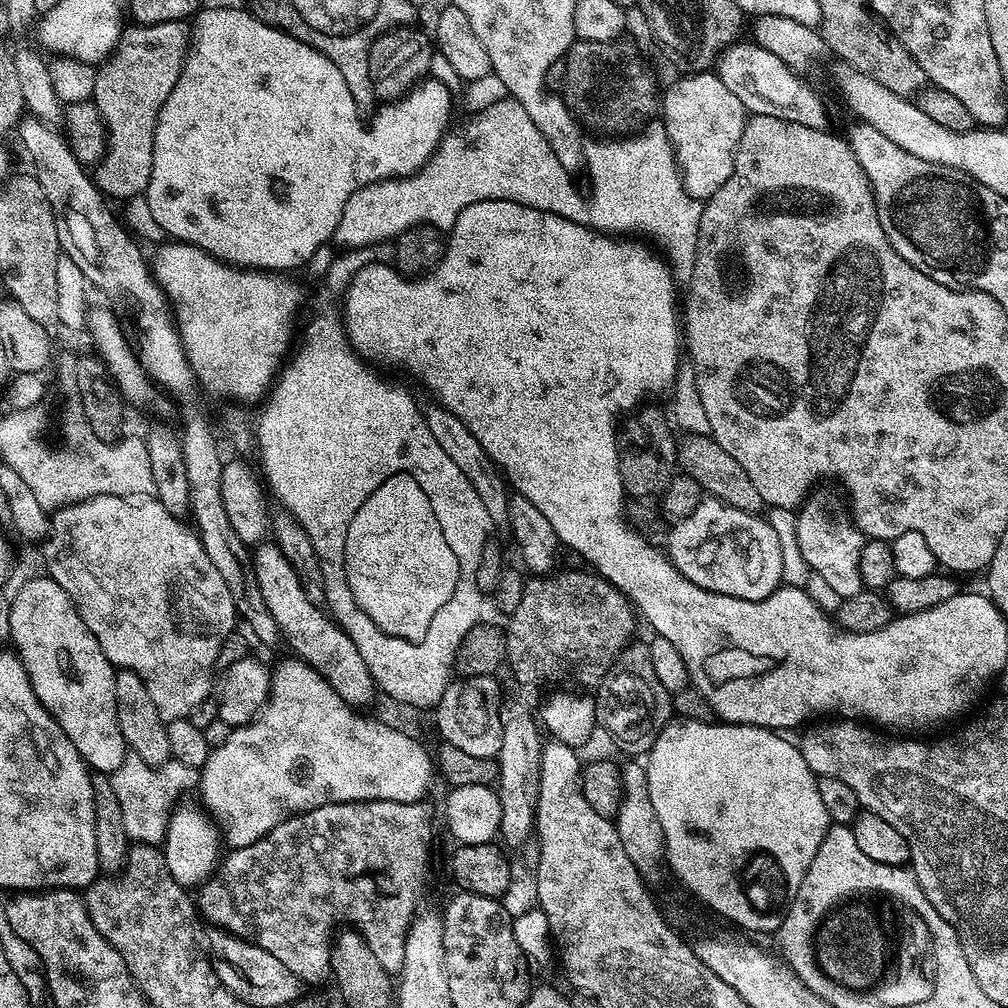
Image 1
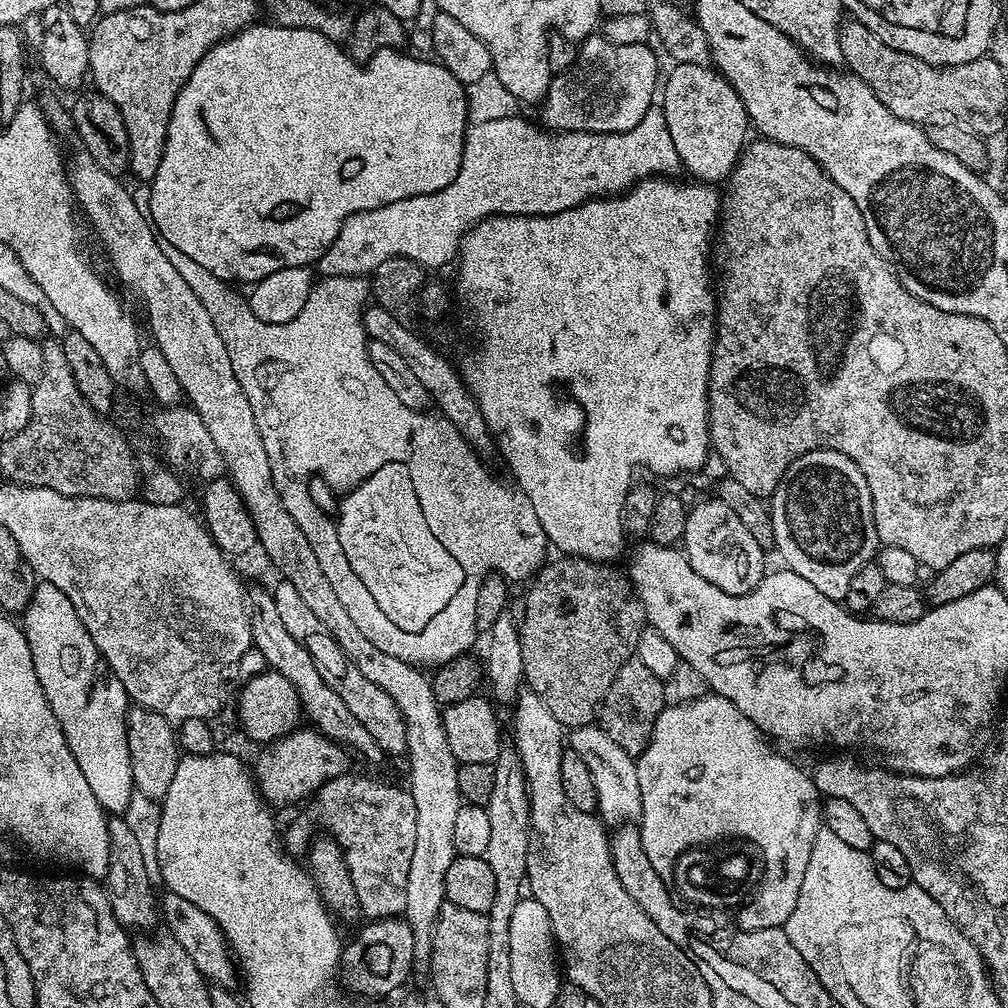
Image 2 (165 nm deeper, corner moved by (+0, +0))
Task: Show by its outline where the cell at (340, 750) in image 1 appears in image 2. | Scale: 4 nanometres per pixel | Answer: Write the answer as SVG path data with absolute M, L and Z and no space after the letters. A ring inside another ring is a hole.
M297 727L295 732L281 736L275 741L270 748L272 756L262 757L260 765L256 768L255 775L258 777L260 794L269 805L296 804L308 795L309 799L319 792L326 781L333 780L335 776L345 775L345 749L329 740L323 732L304 727Z

